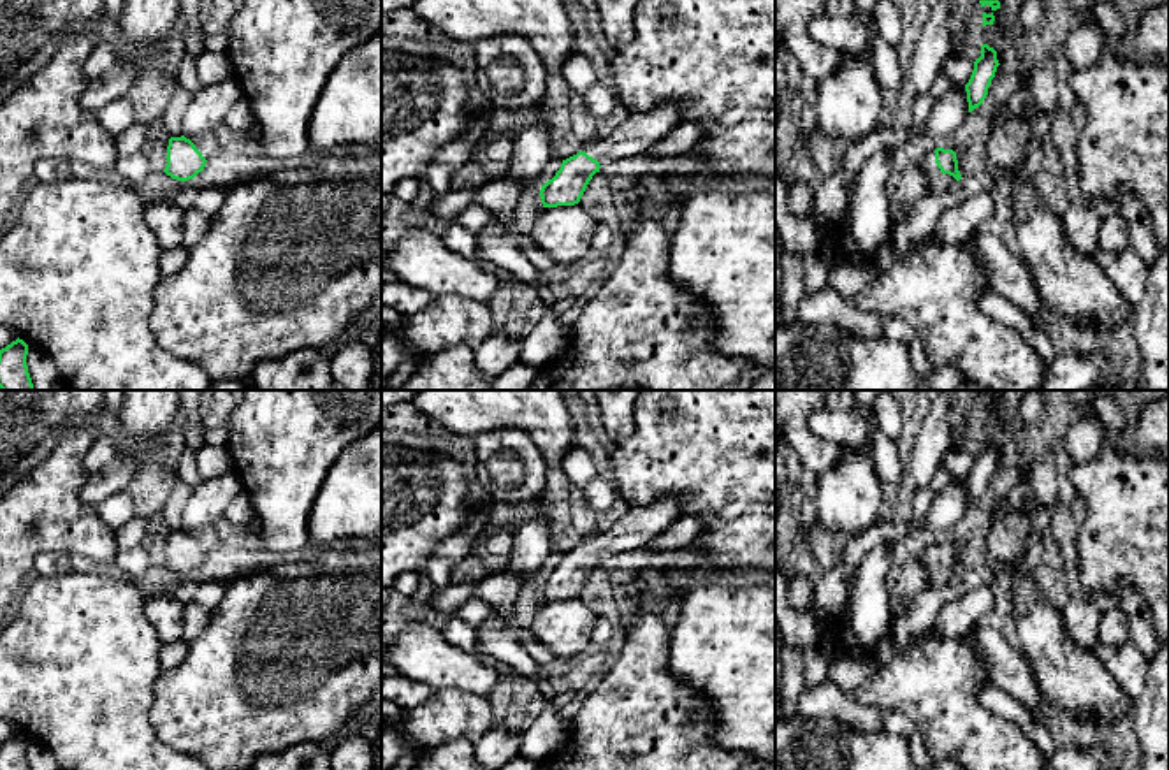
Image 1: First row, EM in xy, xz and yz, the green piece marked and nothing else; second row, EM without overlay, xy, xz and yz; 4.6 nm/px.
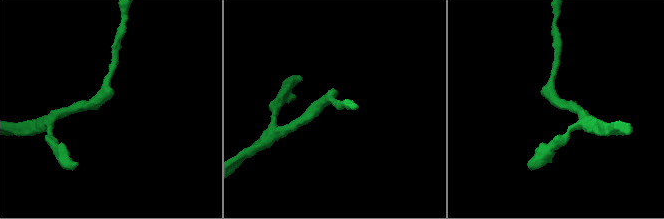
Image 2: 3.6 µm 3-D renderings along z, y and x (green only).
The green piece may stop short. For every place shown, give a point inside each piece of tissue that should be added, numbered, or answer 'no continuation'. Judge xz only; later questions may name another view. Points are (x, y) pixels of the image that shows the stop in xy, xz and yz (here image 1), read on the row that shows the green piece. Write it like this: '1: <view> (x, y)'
1: xz (638, 132)

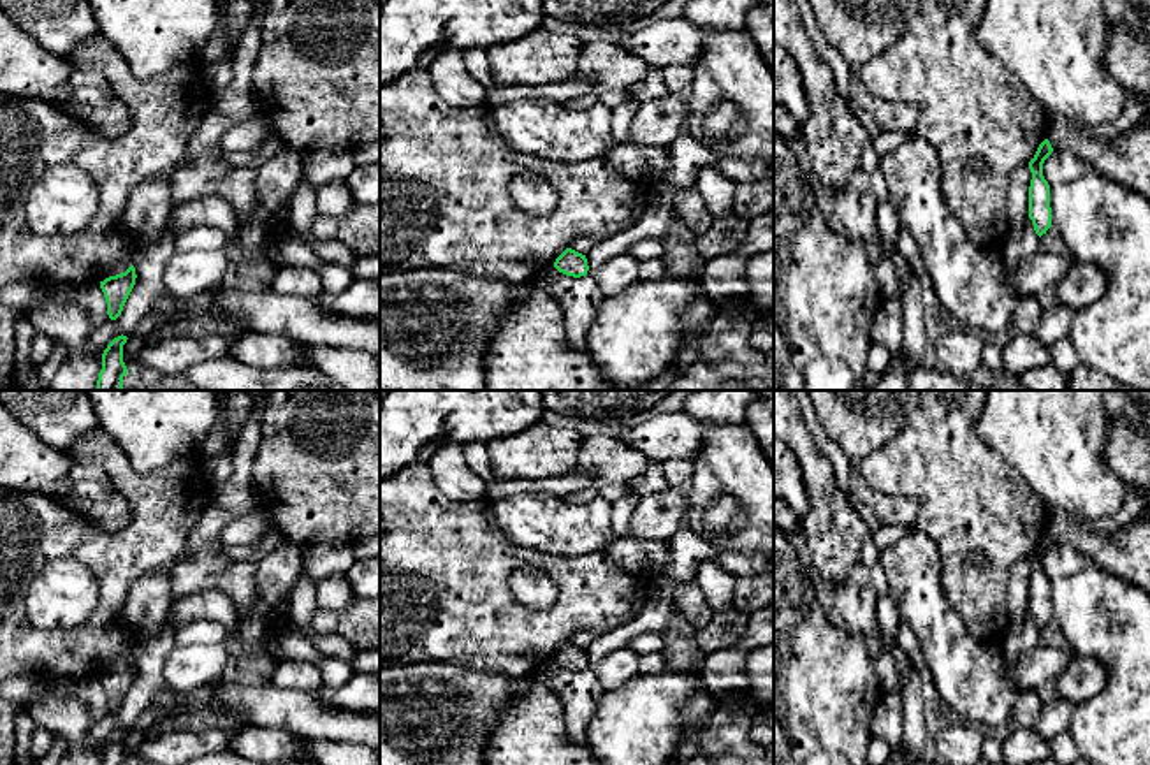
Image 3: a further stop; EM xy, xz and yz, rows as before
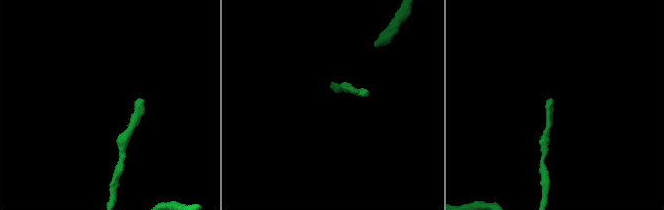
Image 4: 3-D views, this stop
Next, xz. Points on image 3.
no continuation

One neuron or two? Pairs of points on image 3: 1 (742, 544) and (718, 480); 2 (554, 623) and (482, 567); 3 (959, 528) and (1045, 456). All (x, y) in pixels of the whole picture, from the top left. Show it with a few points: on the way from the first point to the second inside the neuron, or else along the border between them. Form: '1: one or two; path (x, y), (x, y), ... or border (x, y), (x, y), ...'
1: one; path (753, 526), (753, 505), (735, 488)
2: one; path (533, 623), (524, 623), (489, 588)
3: two; border (992, 447), (1048, 505)

